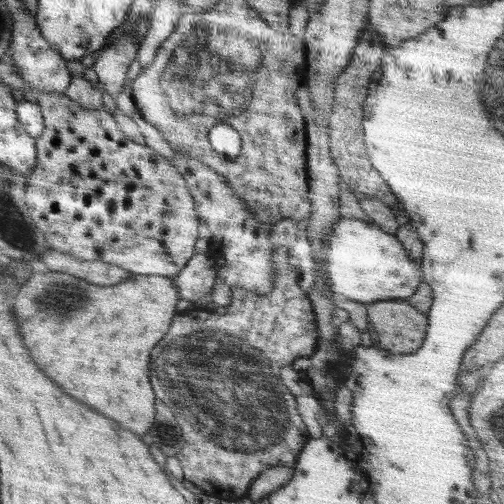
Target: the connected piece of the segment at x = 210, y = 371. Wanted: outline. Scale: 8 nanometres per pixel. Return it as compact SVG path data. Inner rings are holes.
M284 246L272 254L276 274L270 292L258 294L234 286L225 314L195 307L177 313L164 336L164 344L158 342L152 350L150 382L154 386L154 394L172 408L176 420L182 426L185 444L175 456L182 466L184 478L218 500L237 502L248 497L253 481L271 466L292 468L298 454L301 454L302 448L311 438L298 412L295 396L281 379L283 367L292 365L297 358L308 358L316 351L318 344L318 326L313 306L297 283L299 273L289 265L289 257L289 249ZM192 372L194 380L186 380Z

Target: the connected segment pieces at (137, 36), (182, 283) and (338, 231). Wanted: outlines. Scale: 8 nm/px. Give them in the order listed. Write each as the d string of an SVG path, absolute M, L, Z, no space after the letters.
M150 20L142 21L140 28L137 27L134 31L134 37L124 35L124 37L112 39L112 43L98 55L93 64L99 82L104 84L106 93L114 98L123 91L128 66L134 62L134 56L139 49L138 44L144 40L149 24Z
M195 253L186 266L172 278L179 298L196 302L211 294L217 280L214 260L207 253Z
M341 218L320 254L312 250L317 264L324 265L330 274L332 290L362 303L376 303L386 299L406 299L418 311L427 313L433 302L433 292L422 281L421 265L416 263L395 235L384 232L378 225L360 219Z

